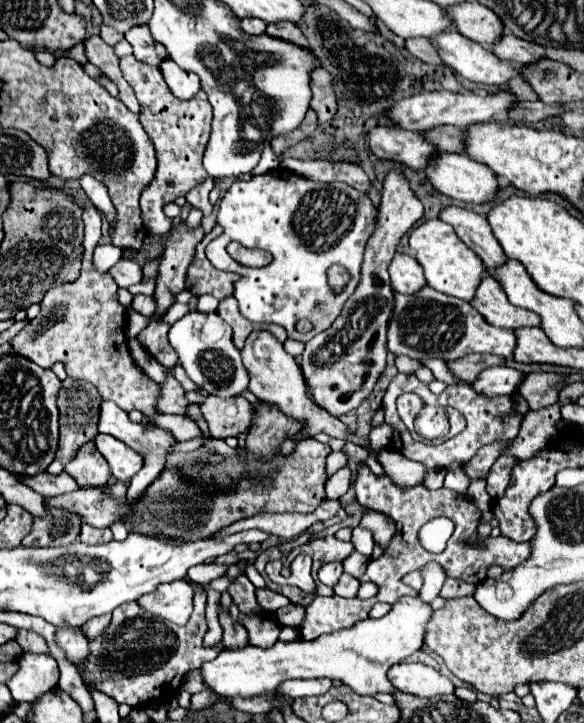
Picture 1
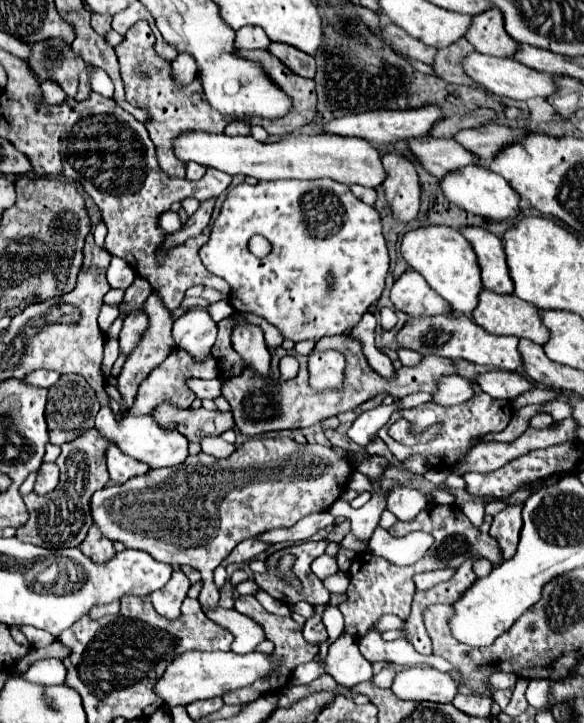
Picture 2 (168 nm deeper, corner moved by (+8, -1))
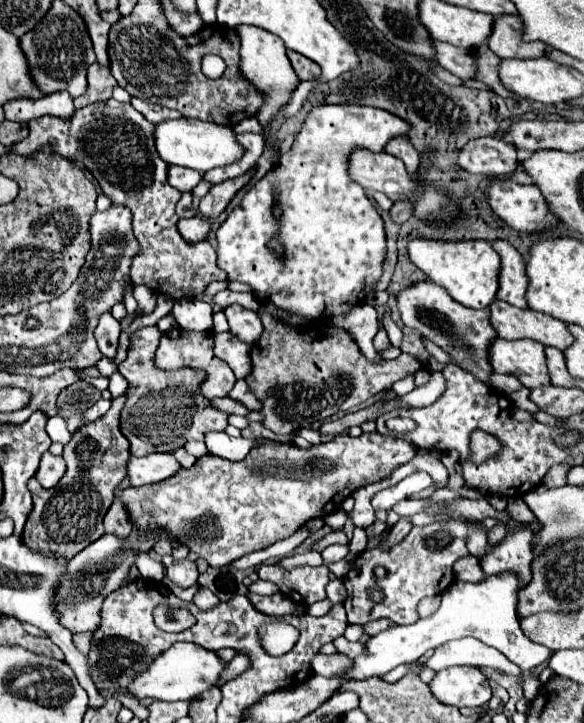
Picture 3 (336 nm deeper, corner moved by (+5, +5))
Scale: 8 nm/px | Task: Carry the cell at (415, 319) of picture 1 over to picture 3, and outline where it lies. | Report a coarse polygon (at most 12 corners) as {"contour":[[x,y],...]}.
{"contour":[[497,337],[487,351],[495,373],[529,389],[549,383],[543,345]]}

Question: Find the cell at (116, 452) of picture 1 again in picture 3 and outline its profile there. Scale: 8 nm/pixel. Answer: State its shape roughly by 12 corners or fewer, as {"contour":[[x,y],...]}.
{"contour":[[169,453],[129,457],[131,485],[163,481],[181,469]]}

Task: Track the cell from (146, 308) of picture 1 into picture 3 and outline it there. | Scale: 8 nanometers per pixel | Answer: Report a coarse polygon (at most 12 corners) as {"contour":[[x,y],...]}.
{"contour":[[141,327],[119,373],[131,455],[203,441],[227,415],[197,393],[193,369],[161,371],[161,331]]}

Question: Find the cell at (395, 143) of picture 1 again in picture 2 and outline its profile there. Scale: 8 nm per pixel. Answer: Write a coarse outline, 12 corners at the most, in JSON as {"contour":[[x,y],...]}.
{"contour":[[454,139],[408,141],[420,163],[436,177],[482,165]]}

